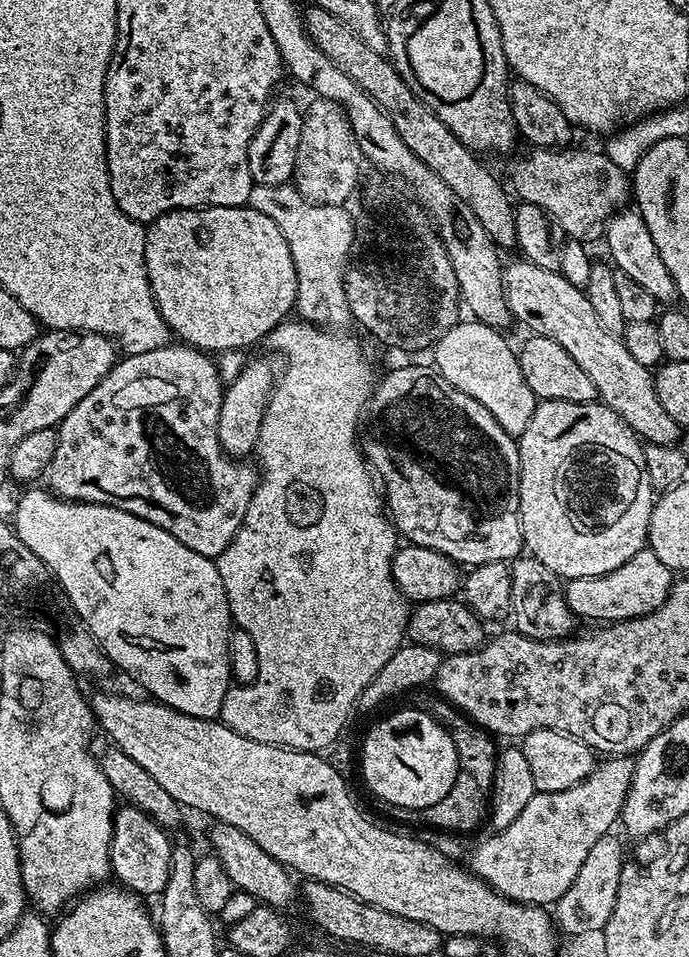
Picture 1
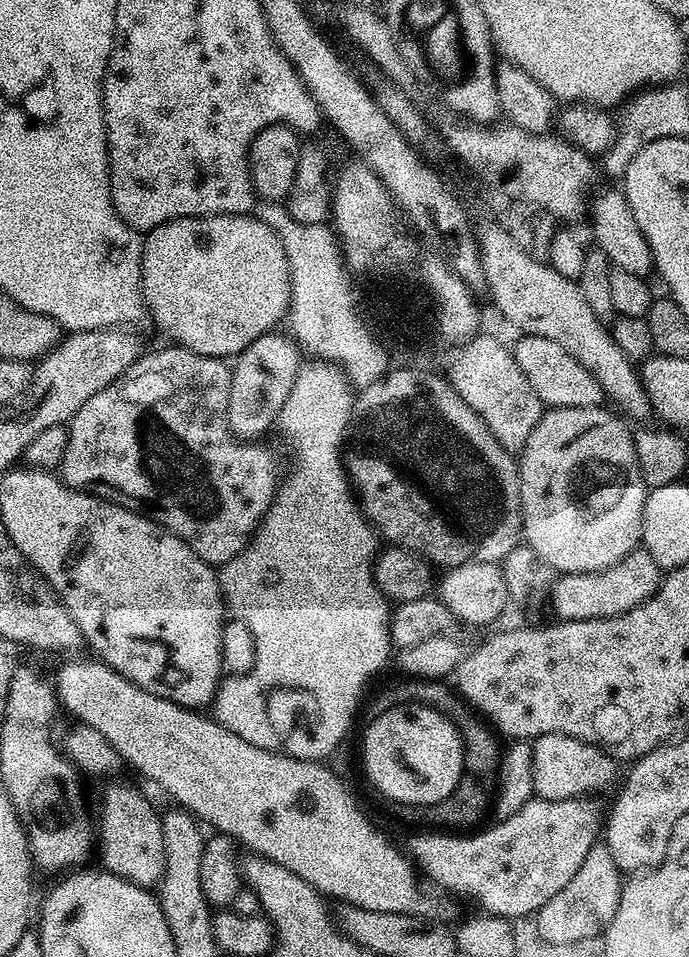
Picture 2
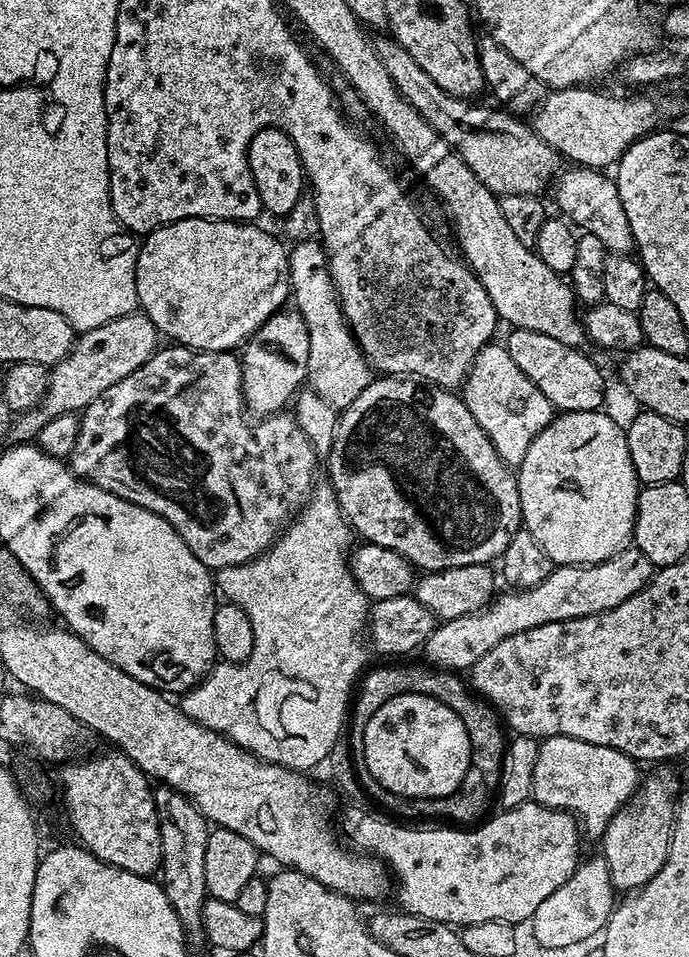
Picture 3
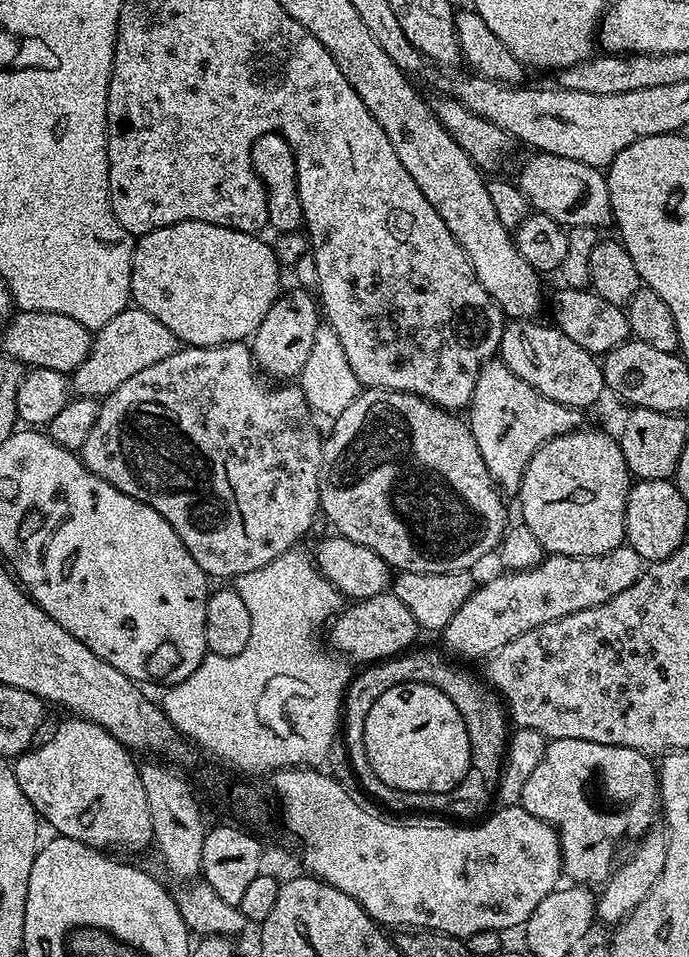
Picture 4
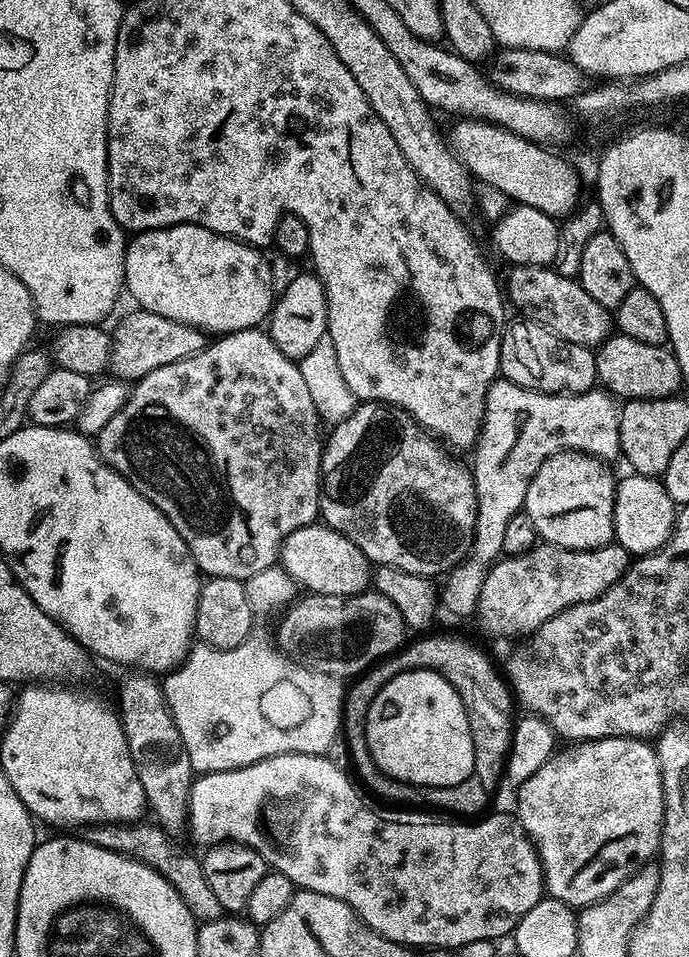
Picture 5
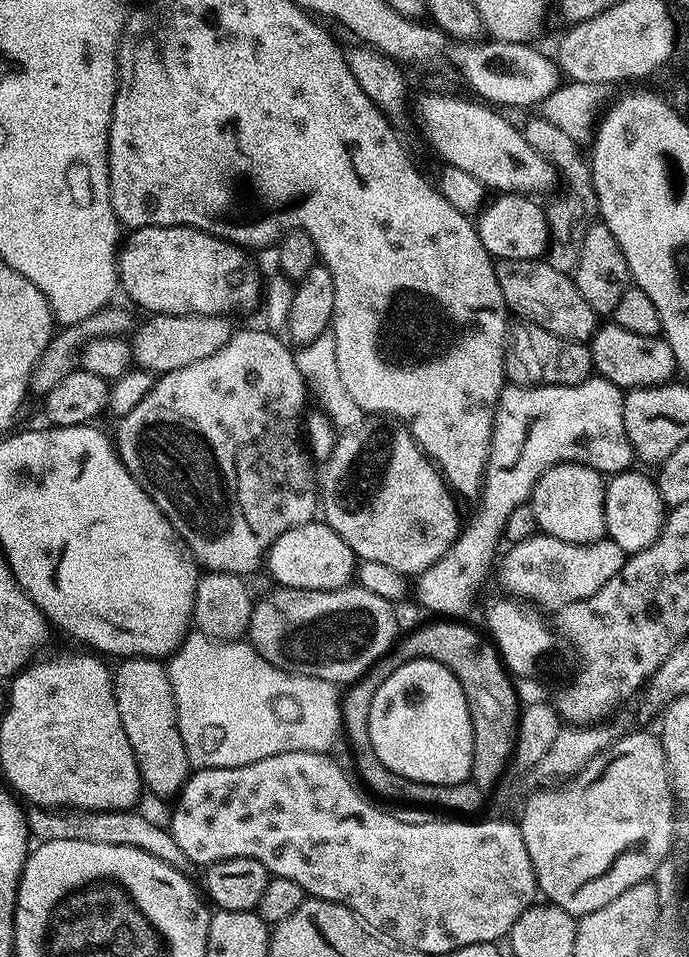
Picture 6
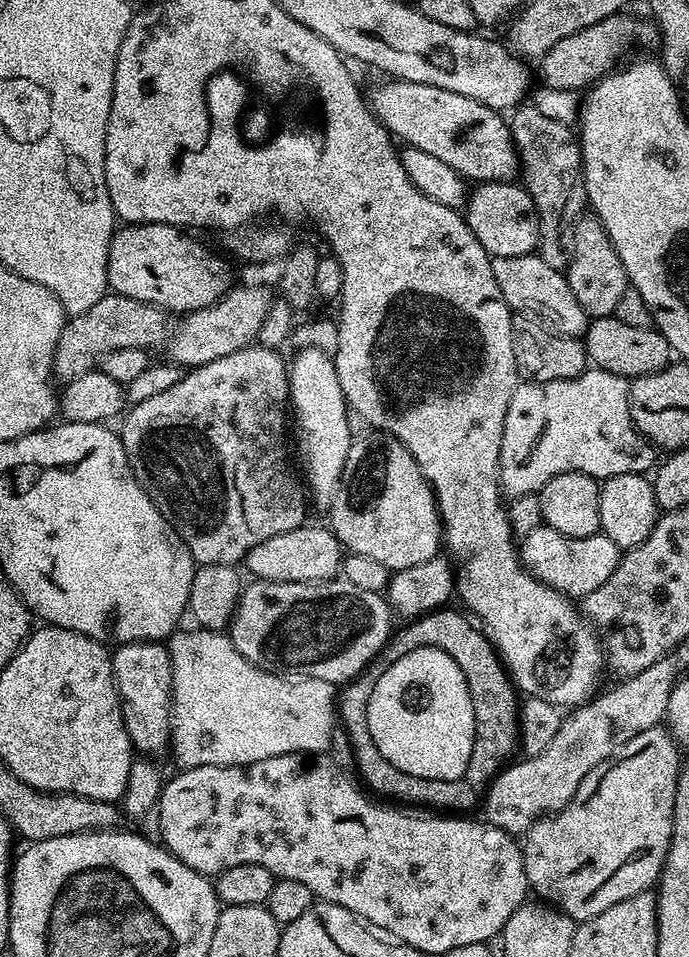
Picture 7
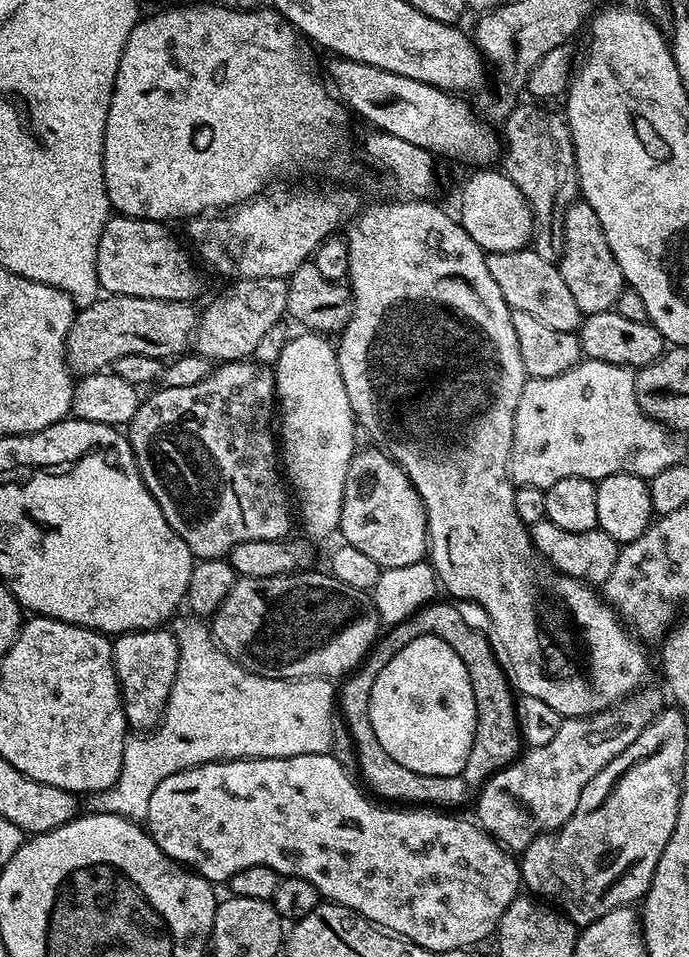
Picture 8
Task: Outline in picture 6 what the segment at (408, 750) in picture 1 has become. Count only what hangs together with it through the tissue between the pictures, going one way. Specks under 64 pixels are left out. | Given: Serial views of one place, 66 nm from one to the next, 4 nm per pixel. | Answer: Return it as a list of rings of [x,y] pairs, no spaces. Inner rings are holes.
[[[408,660],[374,694],[368,715],[368,744],[372,755],[377,756],[394,774],[419,784],[460,784],[471,777],[472,726],[466,694],[446,670],[433,660]]]

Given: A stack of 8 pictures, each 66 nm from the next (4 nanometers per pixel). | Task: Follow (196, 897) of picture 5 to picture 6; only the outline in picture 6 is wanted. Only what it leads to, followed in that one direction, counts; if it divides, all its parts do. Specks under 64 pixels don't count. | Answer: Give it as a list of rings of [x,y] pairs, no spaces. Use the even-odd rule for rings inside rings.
[[[33,809],[27,815],[29,833],[40,842],[46,841],[86,841],[101,842],[102,845],[130,846],[140,848],[146,854],[161,860],[174,871],[185,871],[186,857],[174,842],[171,831],[152,820],[147,820],[140,810],[127,812],[79,812],[76,810]]]

